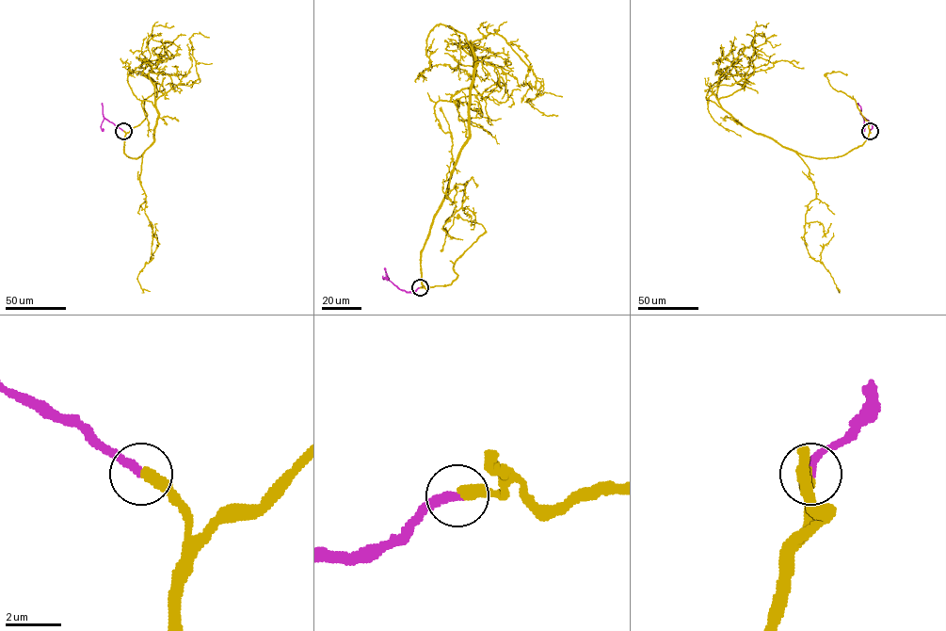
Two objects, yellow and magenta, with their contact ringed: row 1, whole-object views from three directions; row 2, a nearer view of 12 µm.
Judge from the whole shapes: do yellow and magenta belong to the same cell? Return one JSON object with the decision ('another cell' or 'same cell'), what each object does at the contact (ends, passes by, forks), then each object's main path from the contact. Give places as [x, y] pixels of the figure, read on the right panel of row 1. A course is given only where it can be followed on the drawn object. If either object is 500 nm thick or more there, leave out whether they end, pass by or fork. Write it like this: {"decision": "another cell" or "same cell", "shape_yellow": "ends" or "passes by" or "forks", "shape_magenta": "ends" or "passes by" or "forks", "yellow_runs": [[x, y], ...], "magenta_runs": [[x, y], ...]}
{"decision": "same cell", "shape_yellow": "ends", "shape_magenta": "ends", "yellow_runs": [[870, 131], [861, 145], [843, 154], [816, 158], [744, 127], [712, 88], [743, 78], [754, 38], [762, 38]], "magenta_runs": [[870, 131], [872, 125], [860, 114], [857, 103]]}

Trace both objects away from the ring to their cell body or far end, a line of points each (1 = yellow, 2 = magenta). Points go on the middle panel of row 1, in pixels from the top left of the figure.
1: (420, 287), (420, 251), (469, 136), (472, 43), (489, 34), (503, 37), (540, 84), (526, 102), (557, 115)
2: (420, 287), (409, 292), (398, 288), (389, 279), (384, 267)

